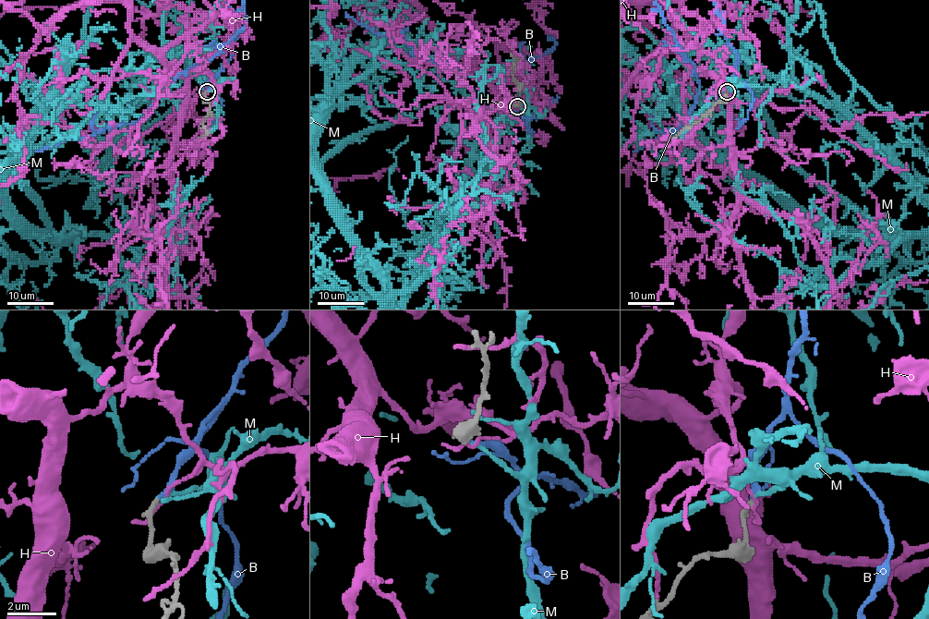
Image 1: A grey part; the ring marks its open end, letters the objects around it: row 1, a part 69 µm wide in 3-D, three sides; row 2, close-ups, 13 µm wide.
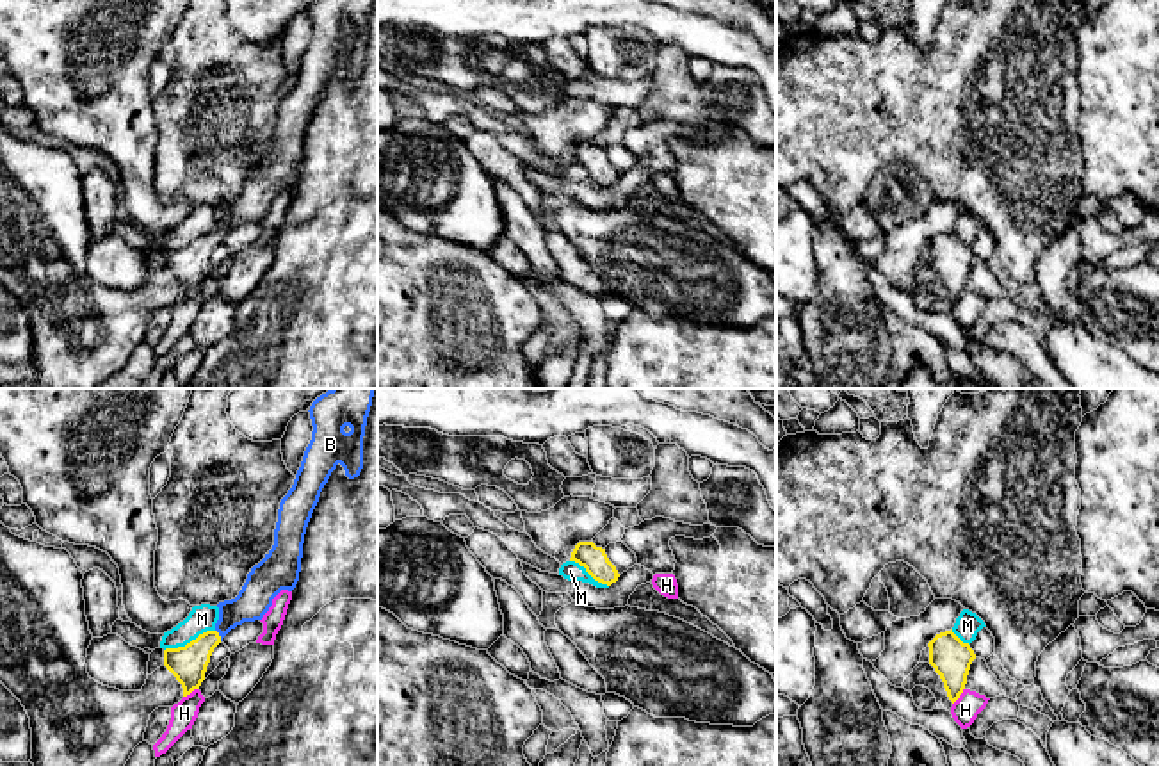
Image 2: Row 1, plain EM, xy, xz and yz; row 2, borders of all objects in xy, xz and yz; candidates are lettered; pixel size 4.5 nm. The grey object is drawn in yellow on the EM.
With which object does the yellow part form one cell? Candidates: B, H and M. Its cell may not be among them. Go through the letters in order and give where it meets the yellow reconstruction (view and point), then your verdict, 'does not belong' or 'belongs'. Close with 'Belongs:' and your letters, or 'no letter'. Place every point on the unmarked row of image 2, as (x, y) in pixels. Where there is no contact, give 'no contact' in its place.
B: meets yellow in xy at (218, 236); belongs
H: meets yellow in xy at (191, 293); does not belong
M: meets yellow in xy at (191, 243); does not belong
Belongs: B

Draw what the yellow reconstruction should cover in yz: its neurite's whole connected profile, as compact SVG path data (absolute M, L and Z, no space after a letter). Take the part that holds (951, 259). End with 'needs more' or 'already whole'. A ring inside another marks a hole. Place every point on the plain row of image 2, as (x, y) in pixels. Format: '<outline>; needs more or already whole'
M952 230L936 235L928 248L929 265L940 276L947 297L954 305L965 290L967 276L976 255L969 244L963 244L952 233Z; already whole

